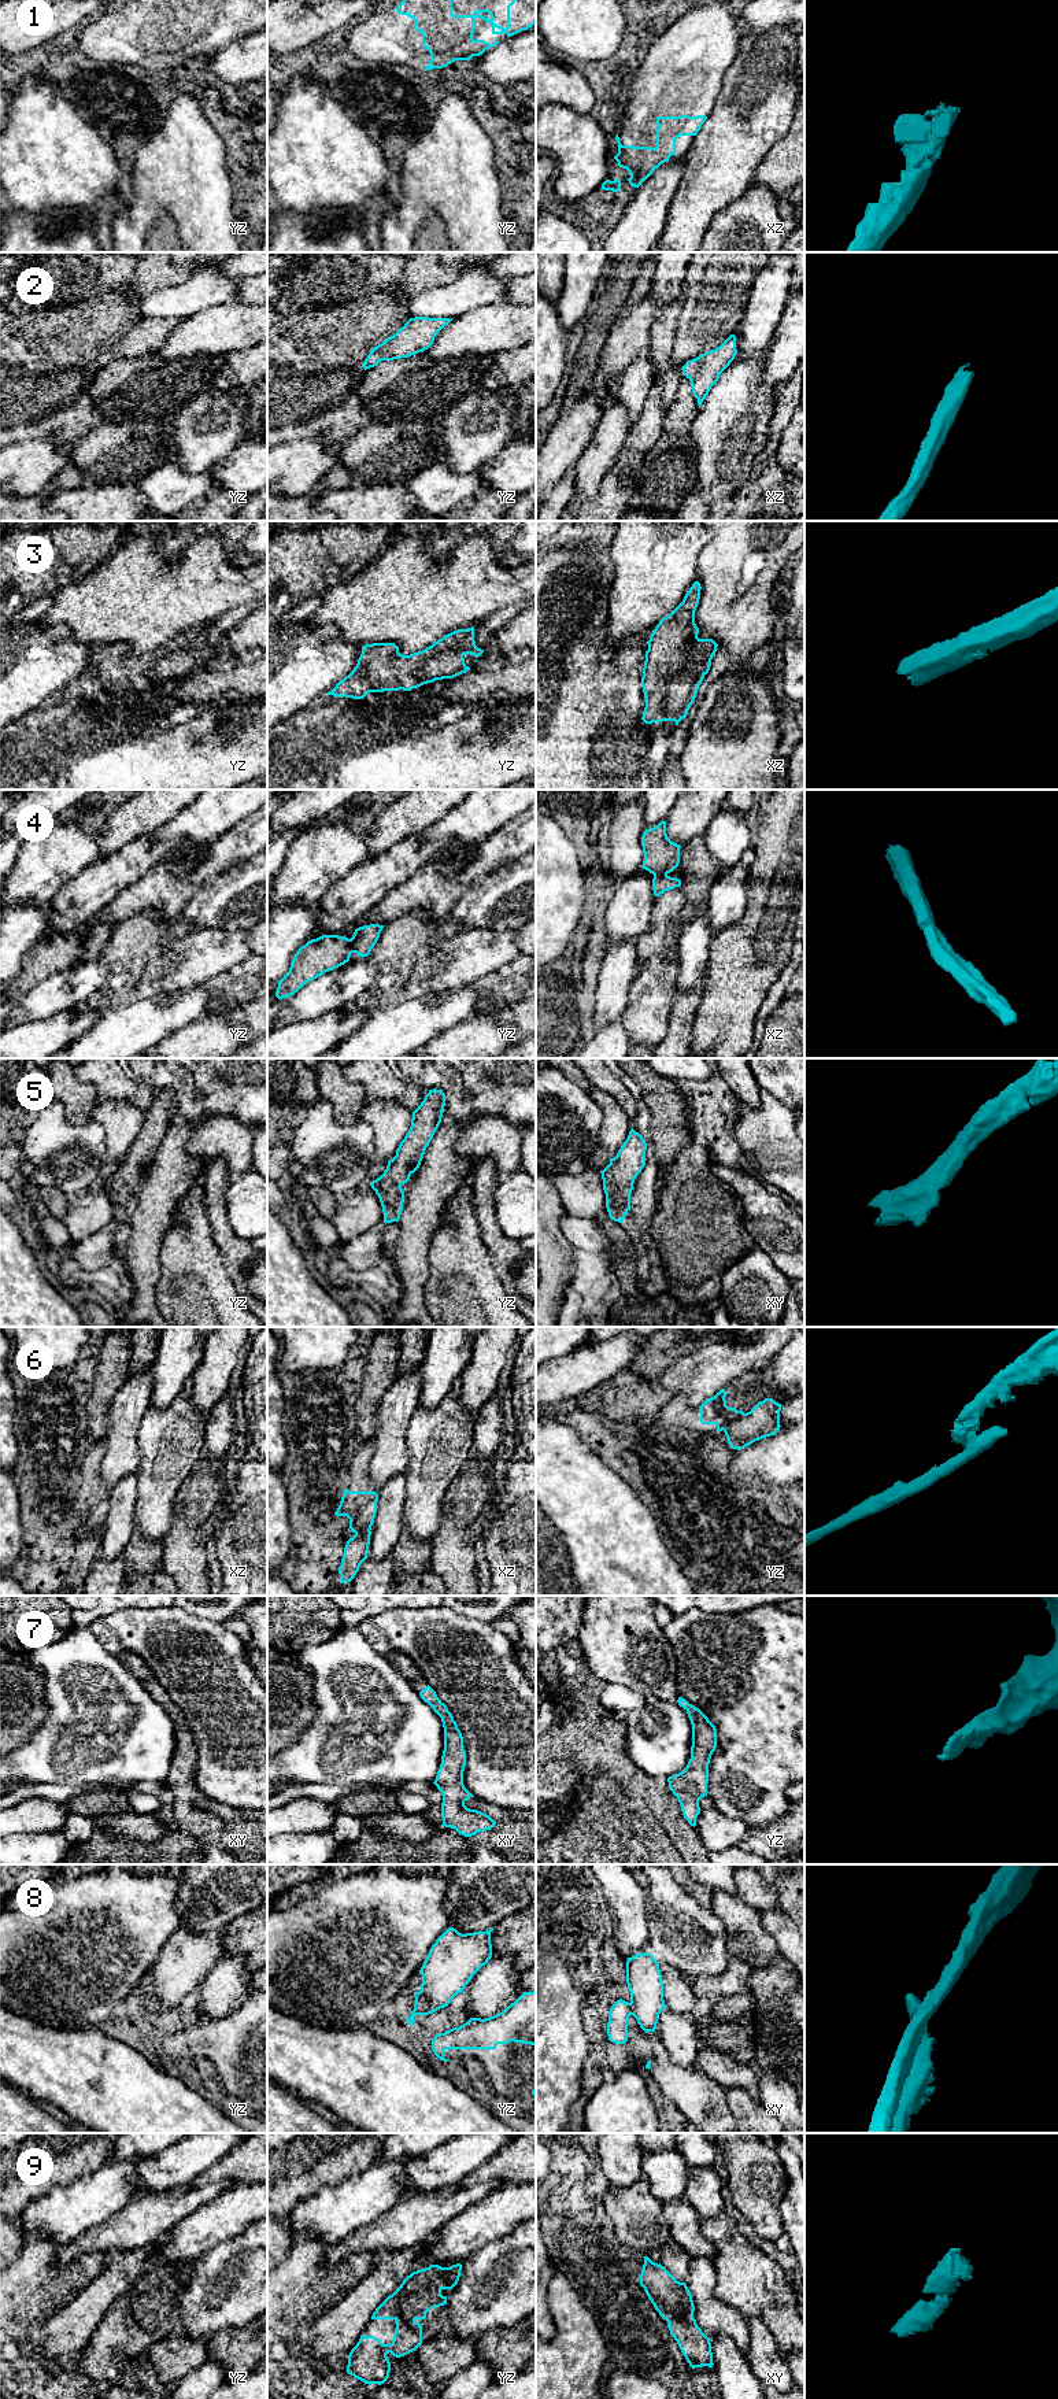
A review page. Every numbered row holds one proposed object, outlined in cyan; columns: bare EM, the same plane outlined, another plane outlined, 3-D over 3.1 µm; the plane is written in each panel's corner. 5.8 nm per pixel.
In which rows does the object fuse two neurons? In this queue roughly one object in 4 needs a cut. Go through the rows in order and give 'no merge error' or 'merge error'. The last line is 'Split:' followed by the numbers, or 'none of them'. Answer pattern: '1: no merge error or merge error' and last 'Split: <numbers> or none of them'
1: no merge error
2: no merge error
3: no merge error
4: no merge error
5: no merge error
6: merge error
7: no merge error
8: merge error
9: no merge error
Split: 6, 8

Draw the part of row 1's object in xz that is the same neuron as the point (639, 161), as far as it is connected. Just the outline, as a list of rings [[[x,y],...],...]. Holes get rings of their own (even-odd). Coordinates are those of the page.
[[[706,115],[658,117],[655,148],[622,145],[617,134],[618,154],[614,159],[629,171],[630,177],[626,180],[630,186],[639,188],[655,169],[669,162],[676,154],[676,140],[680,136],[696,136],[706,119]]]

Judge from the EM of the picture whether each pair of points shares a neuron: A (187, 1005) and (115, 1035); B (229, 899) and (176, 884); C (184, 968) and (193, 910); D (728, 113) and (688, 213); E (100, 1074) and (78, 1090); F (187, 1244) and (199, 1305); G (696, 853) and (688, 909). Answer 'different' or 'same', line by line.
A: same
B: different
C: different
D: same
E: different
F: same
G: same

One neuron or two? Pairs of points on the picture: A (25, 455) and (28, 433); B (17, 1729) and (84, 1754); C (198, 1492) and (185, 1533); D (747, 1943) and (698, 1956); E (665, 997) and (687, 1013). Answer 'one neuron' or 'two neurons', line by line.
A: two neurons
B: two neurons
C: one neuron
D: two neurons
E: two neurons

